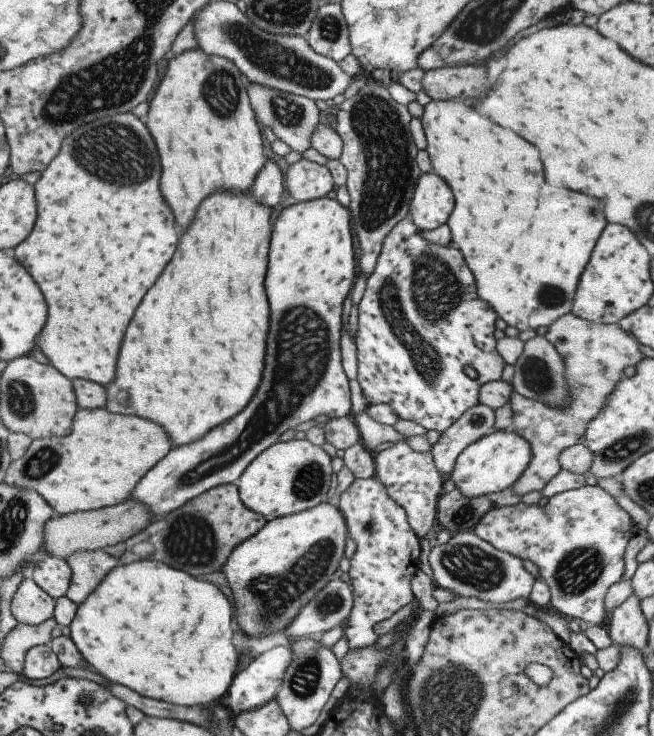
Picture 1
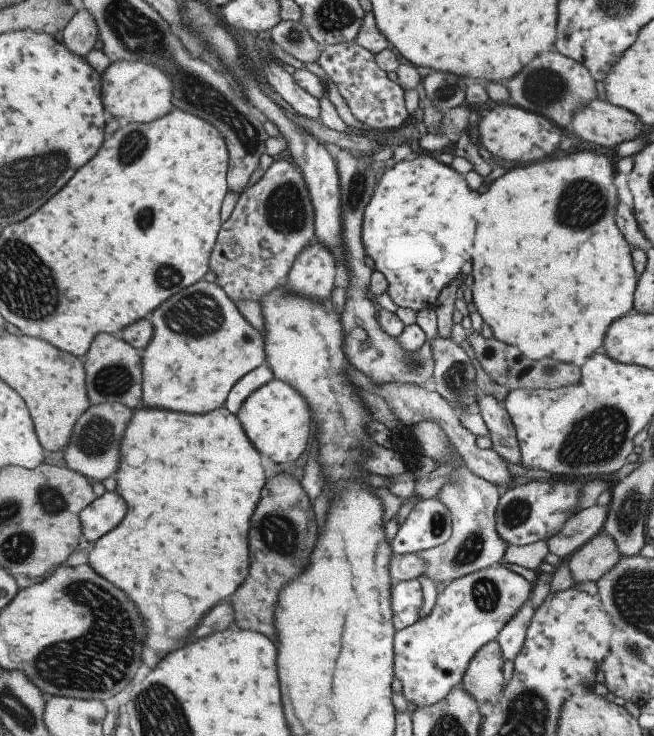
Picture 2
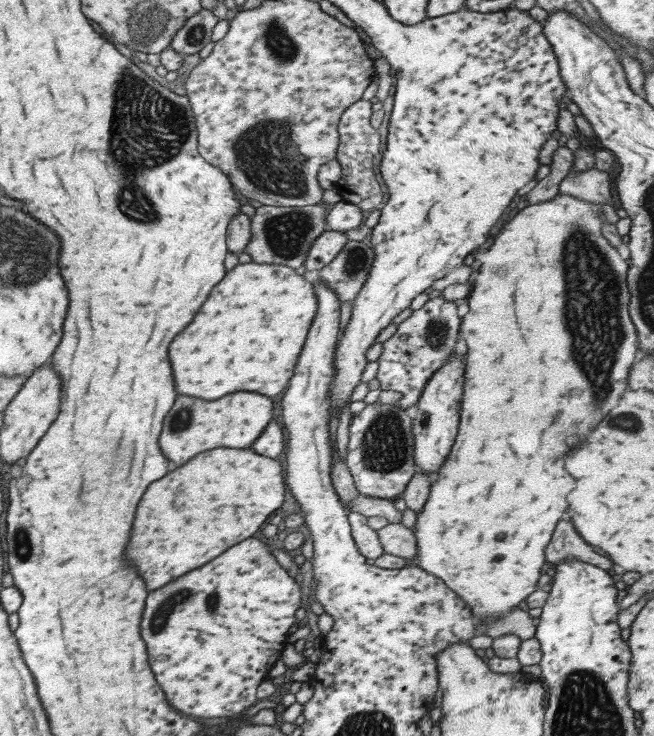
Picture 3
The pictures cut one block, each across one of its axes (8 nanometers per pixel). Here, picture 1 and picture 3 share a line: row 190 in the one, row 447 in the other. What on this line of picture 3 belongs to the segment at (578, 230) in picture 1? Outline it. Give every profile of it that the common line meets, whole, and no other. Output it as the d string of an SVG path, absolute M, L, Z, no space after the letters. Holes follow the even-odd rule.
M557 193L555 198L539 204L531 204L519 210L511 220L505 222L493 243L485 252L479 254L481 266L477 268L477 276L473 278L473 286L468 292L465 302L468 312L460 319L459 337L465 342L467 351L464 354L463 396L461 396L461 412L459 412L457 436L451 446L451 454L447 456L445 466L439 468L437 480L431 483L429 498L425 506L416 515L416 523L412 533L416 538L418 553L414 563L425 572L440 578L447 588L450 588L471 609L476 618L474 636L482 634L485 623L498 619L510 608L522 606L523 600L537 587L536 582L541 576L541 566L545 564L544 548L549 542L555 524L559 522L563 510L567 508L567 494L573 490L575 480L563 470L559 454L569 452L569 448L587 436L591 428L601 422L611 408L615 408L621 392L627 386L627 372L638 357L638 345L635 346L635 330L629 322L628 315L629 291L626 285L626 273L629 266L623 261L615 248L606 242L601 235L601 220L597 215L596 206L577 200L571 195ZM597 304L597 314L595 314ZM567 306L567 308L565 308ZM597 316L597 318L595 318ZM637 352L637 354L635 354ZM585 378L585 380L583 380ZM569 426L575 426L575 432L569 434ZM563 438L565 442L557 442ZM467 486L467 488L465 488ZM515 488L515 490L511 490ZM503 536L503 538L497 538Z

